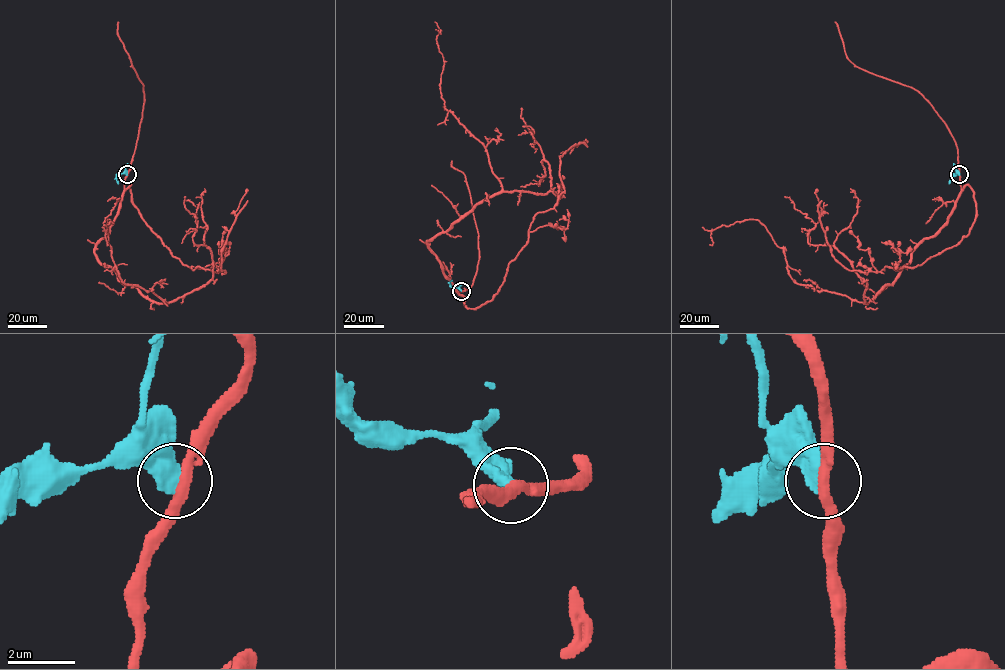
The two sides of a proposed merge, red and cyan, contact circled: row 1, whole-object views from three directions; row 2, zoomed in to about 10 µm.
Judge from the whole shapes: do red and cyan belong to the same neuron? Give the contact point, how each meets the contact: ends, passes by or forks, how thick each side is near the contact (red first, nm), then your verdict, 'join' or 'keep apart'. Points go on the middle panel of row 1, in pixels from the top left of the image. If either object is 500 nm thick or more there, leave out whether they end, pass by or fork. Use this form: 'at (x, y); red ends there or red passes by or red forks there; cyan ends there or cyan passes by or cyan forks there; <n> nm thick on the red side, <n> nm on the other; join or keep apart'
at (461, 291); 320 nm thick on the red side, 550 nm on the other; keep apart

